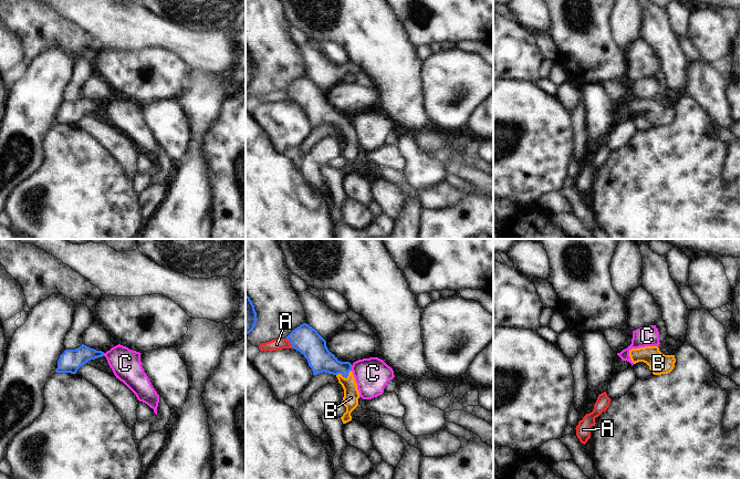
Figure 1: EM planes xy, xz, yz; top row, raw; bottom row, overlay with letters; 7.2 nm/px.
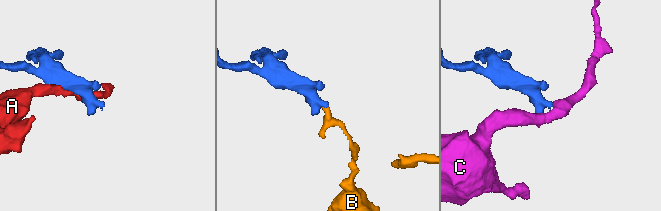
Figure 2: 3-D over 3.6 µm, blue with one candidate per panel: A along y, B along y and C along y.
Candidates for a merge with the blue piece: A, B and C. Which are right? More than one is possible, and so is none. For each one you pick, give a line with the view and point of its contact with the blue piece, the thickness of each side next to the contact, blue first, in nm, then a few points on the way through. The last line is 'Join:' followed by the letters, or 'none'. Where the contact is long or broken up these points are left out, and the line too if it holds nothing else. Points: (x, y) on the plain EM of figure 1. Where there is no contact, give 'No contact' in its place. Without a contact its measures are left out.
B: Touches blue at xz (344, 128). Thickness 180 nm (blue) against 110 nm. Path across: xz (320, 111), (333, 117), (344, 128), (350, 138), (351, 149)
Join: B.

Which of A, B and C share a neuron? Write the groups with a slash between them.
A / B / C

